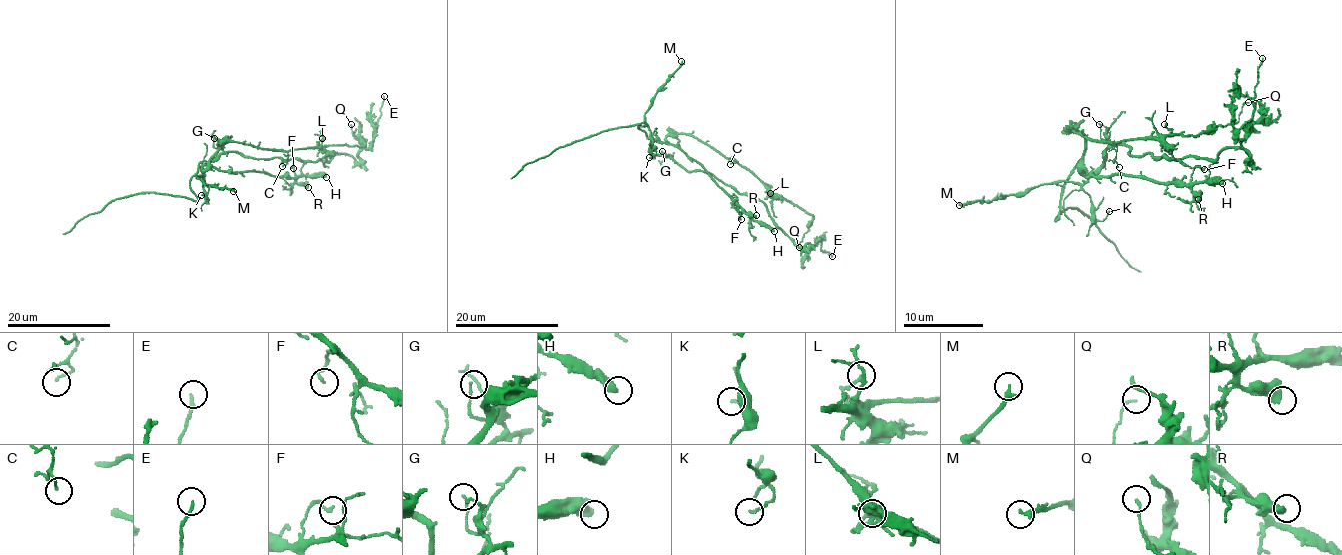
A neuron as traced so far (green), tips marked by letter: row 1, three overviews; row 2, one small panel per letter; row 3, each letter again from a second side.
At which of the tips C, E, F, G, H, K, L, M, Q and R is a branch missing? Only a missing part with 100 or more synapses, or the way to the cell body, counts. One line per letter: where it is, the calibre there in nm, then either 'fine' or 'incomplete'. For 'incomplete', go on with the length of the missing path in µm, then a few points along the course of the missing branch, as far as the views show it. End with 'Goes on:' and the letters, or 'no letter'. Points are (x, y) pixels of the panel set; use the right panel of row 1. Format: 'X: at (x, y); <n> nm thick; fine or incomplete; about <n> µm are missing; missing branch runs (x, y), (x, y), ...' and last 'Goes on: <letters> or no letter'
C: at (1119, 167); 100 nm thick; fine
E: at (1262, 58); 160 nm thick; fine
F: at (1204, 169); 140 nm thick; fine
G: at (1099, 124); 120 nm thick; fine
H: at (1222, 183); 500 nm thick; fine
K: at (1109, 211); 130 nm thick; fine
L: at (1164, 124); 140 nm thick; fine
M: at (959, 205); 220 nm thick; fine
Q: at (1248, 102); 90 nm thick; fine
R: at (1198, 199); 500 nm thick; fine
Goes on: no letter

